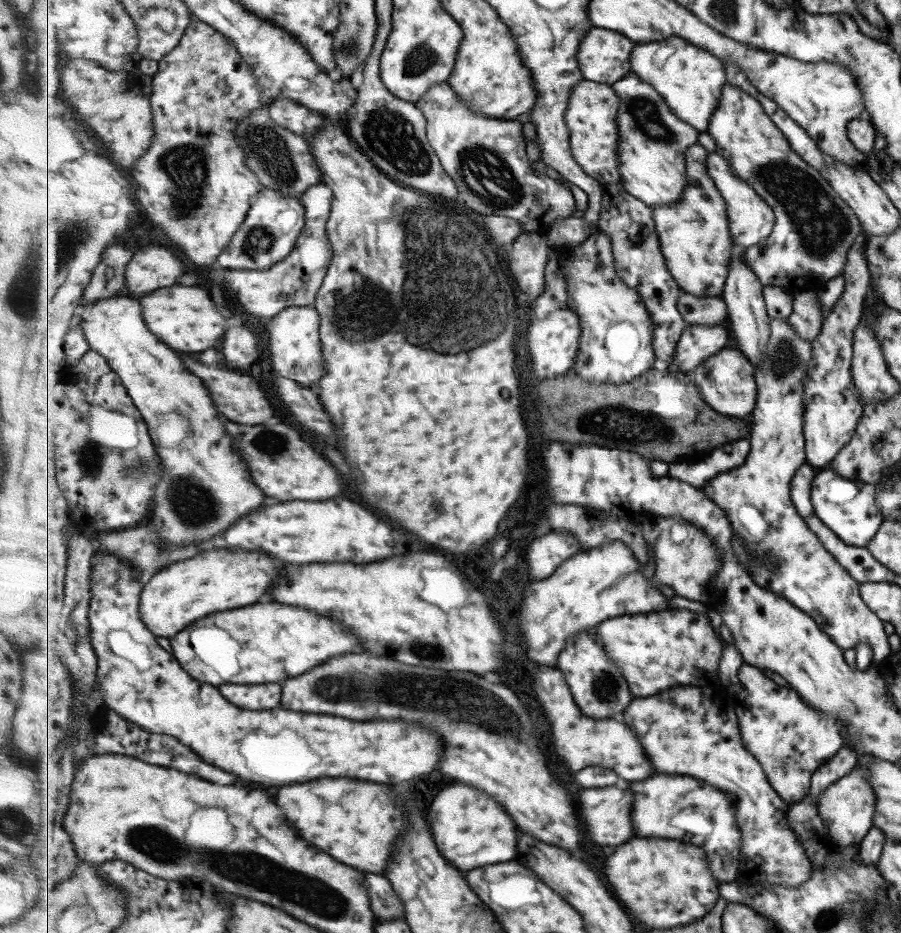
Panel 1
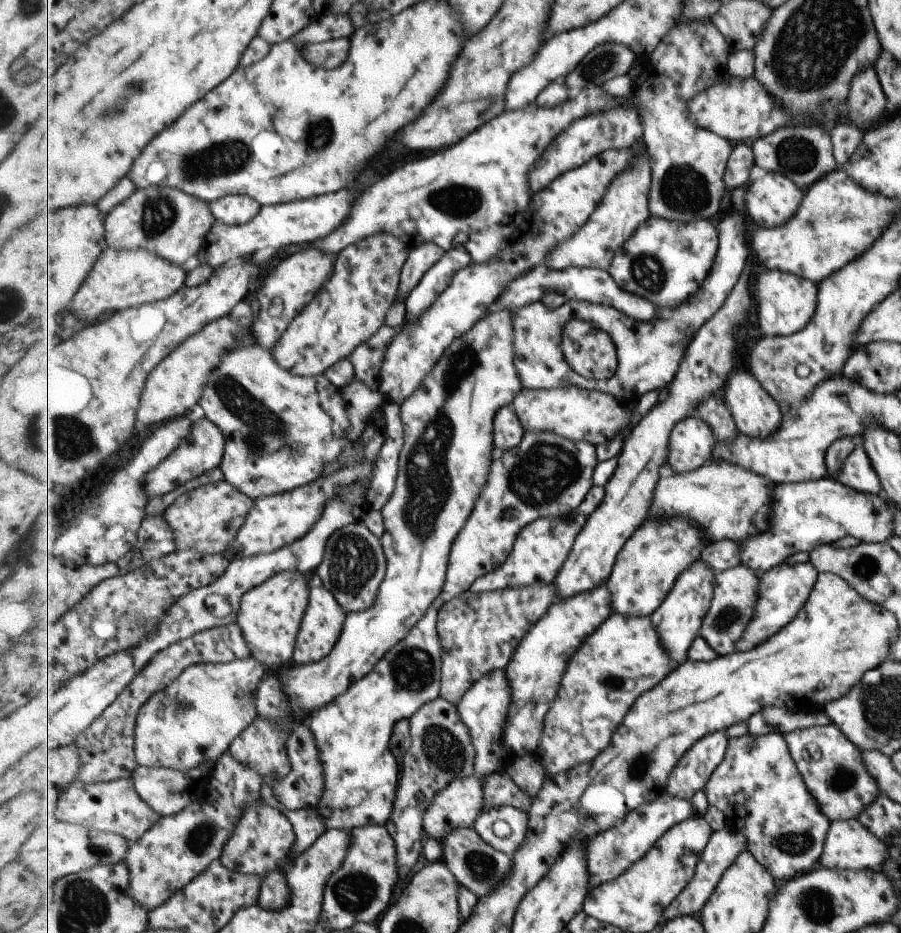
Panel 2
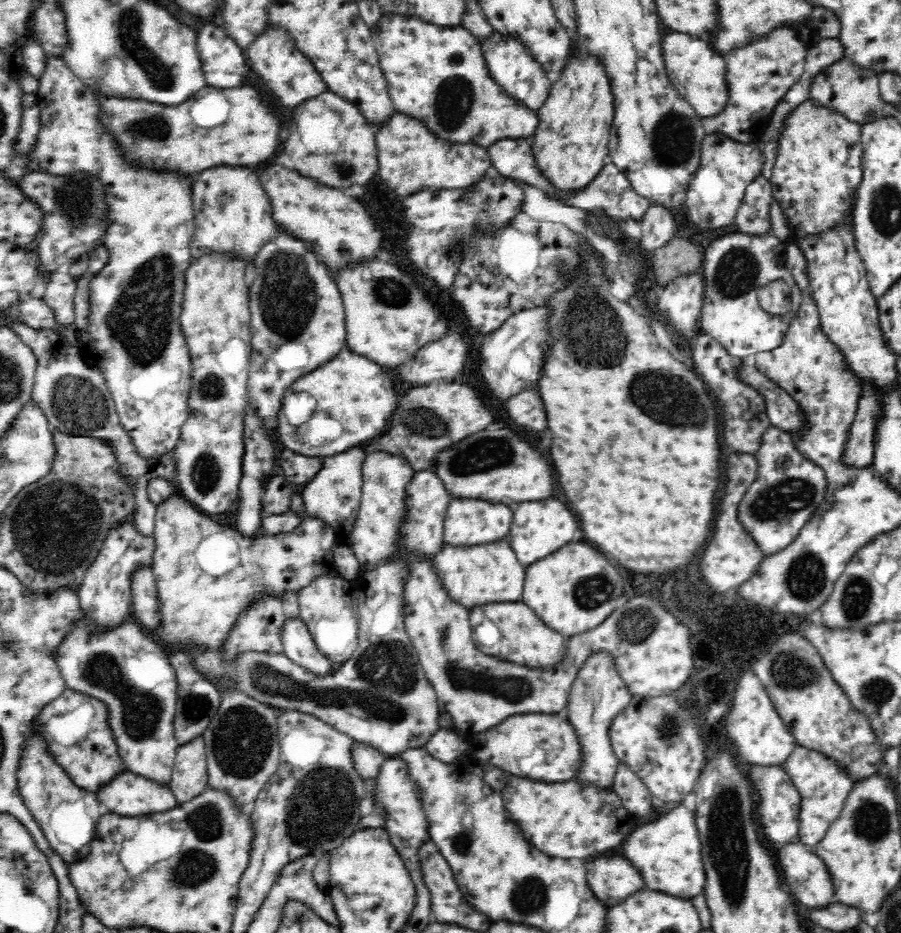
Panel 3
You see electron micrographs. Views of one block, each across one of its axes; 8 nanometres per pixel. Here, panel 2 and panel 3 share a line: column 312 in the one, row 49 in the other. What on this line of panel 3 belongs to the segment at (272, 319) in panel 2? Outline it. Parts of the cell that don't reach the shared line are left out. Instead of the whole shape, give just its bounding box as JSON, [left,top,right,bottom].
[244,24,328,106]

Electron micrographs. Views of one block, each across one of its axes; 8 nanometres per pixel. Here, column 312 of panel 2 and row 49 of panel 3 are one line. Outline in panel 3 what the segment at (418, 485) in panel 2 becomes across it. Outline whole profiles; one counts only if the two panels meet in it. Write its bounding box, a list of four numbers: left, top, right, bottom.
[662,31,730,118]

